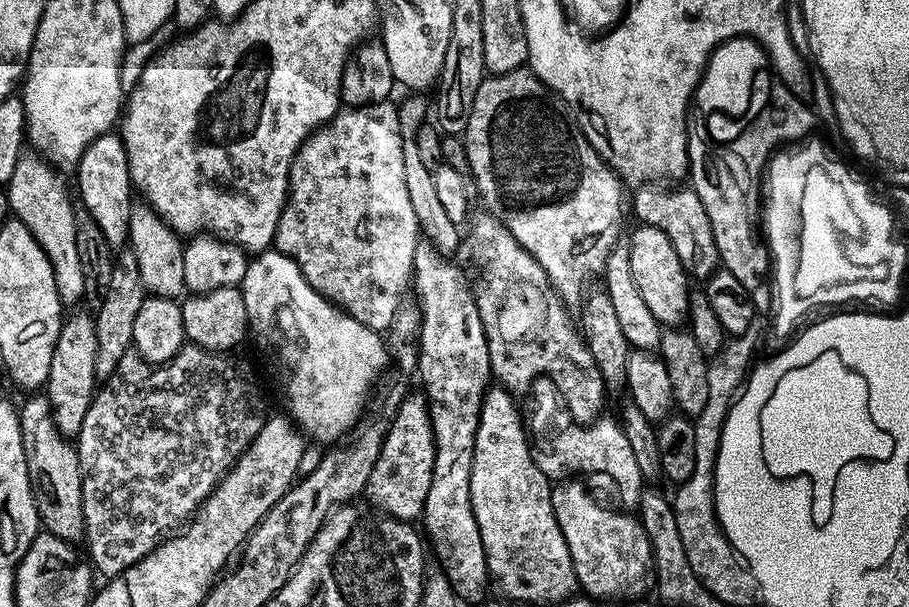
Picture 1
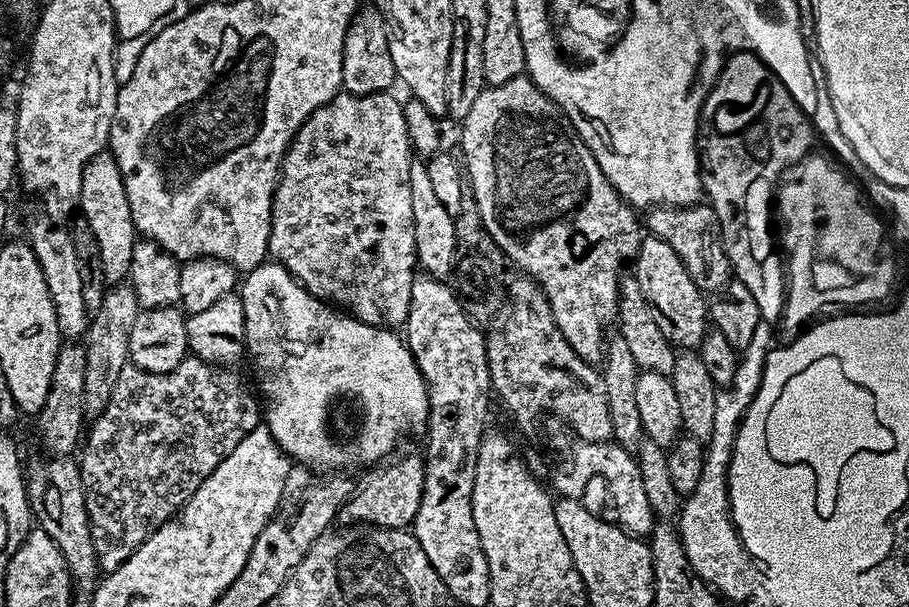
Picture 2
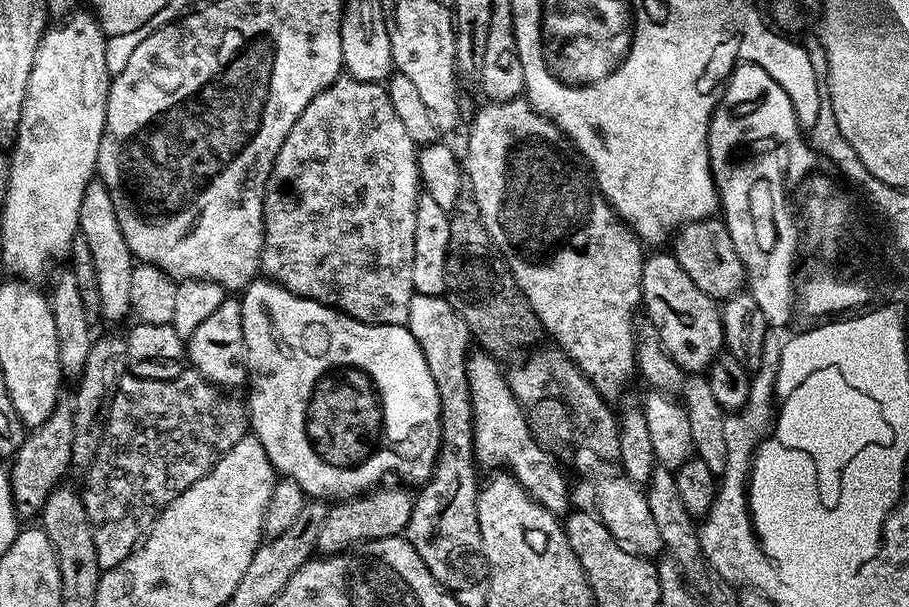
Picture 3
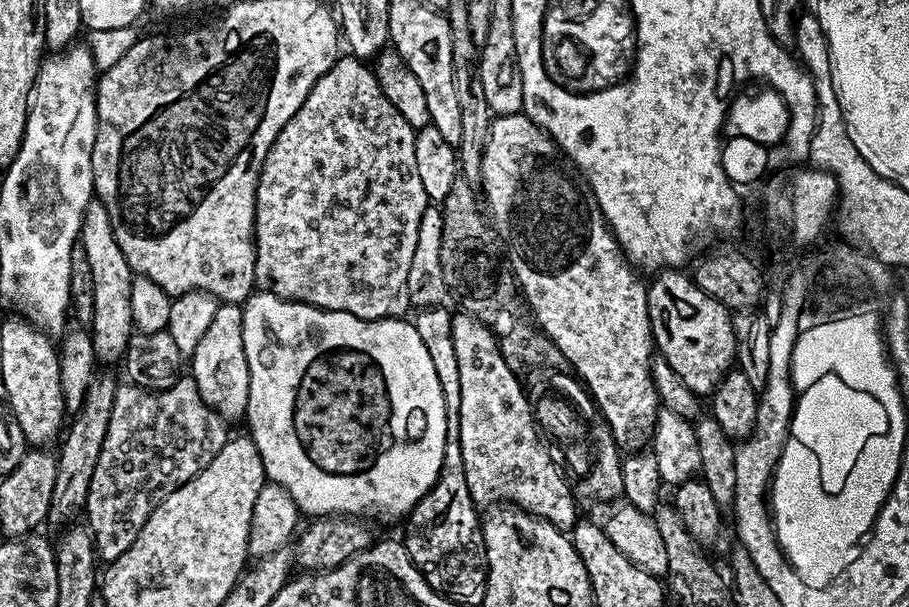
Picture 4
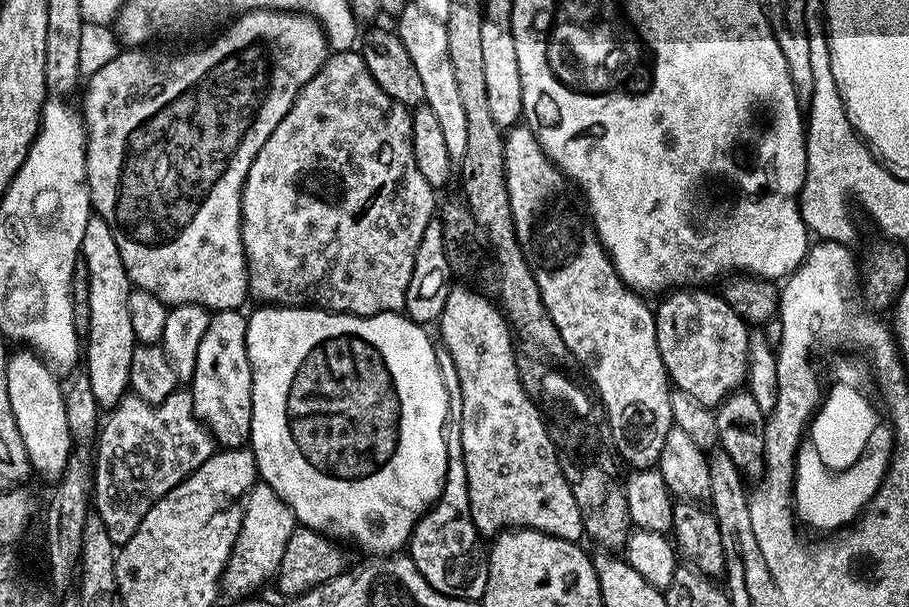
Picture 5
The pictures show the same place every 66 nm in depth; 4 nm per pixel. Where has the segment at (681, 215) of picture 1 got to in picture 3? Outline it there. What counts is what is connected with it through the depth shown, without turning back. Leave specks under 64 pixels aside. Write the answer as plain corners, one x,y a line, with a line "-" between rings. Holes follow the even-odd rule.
723,219
689,220
687,224
680,225
671,244
672,255
676,257
682,270
690,274
690,282
694,282
694,286
698,286
702,294
723,302
745,287
742,258
738,258
738,250
734,250
730,242
730,230
726,230

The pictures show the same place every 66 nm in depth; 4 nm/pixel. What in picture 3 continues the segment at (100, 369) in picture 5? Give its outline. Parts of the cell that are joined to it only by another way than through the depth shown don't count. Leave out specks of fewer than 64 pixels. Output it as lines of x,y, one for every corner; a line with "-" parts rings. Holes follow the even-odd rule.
93,178
86,186
86,194
82,194
82,210
80,211
79,235
86,238
90,245
90,254
94,254
94,270
98,273
98,298
100,314
105,321
120,320
131,313
130,278
134,267
134,257
130,246
126,246
126,238
122,234
122,226
118,224
118,214
114,202
110,198
110,190
99,178

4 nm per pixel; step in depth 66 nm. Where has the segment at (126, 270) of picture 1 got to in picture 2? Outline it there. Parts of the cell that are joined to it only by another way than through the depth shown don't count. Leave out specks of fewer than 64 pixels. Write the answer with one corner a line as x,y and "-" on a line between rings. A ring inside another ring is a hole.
121,282
109,287
102,298
102,306
98,314
90,317
88,331
82,340
86,354
86,394
84,395
84,415
94,421
110,406
110,394
114,394
114,385
122,375
122,370
129,364
130,329
134,326
134,318
142,311
138,298
134,294
131,283

